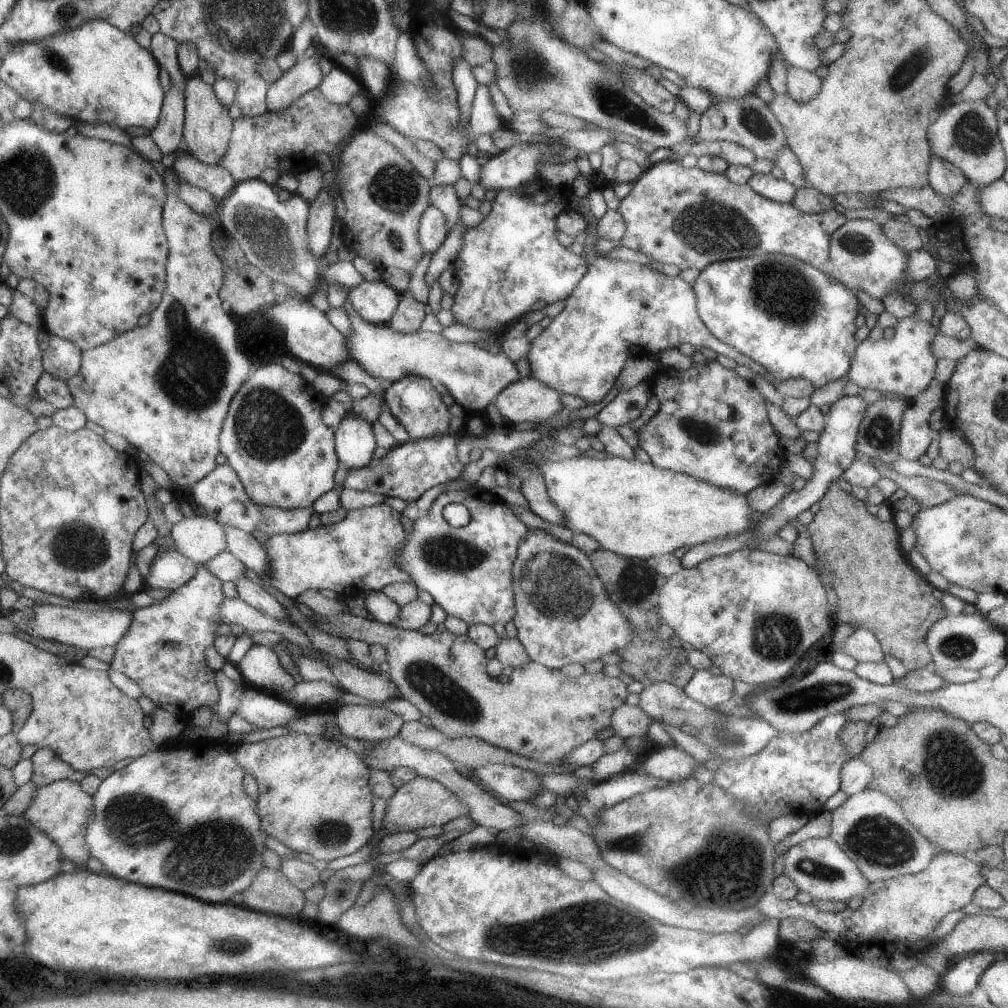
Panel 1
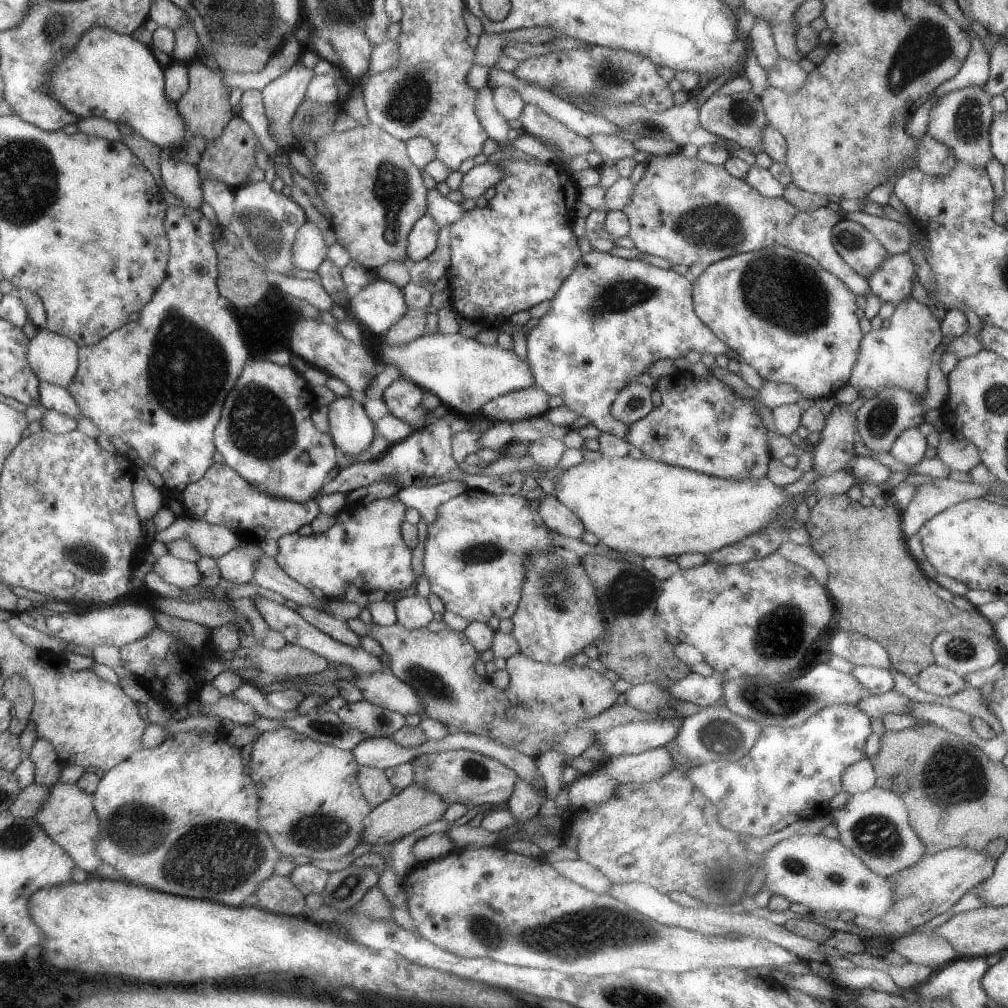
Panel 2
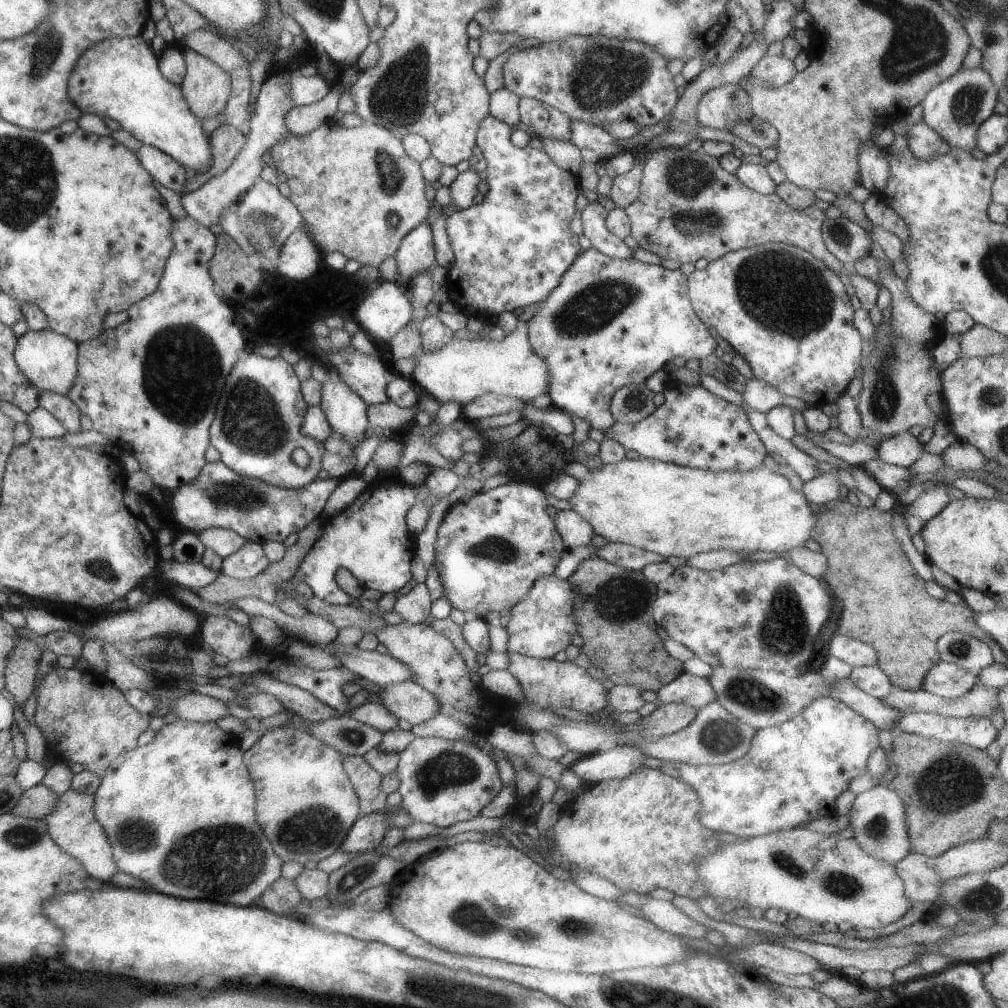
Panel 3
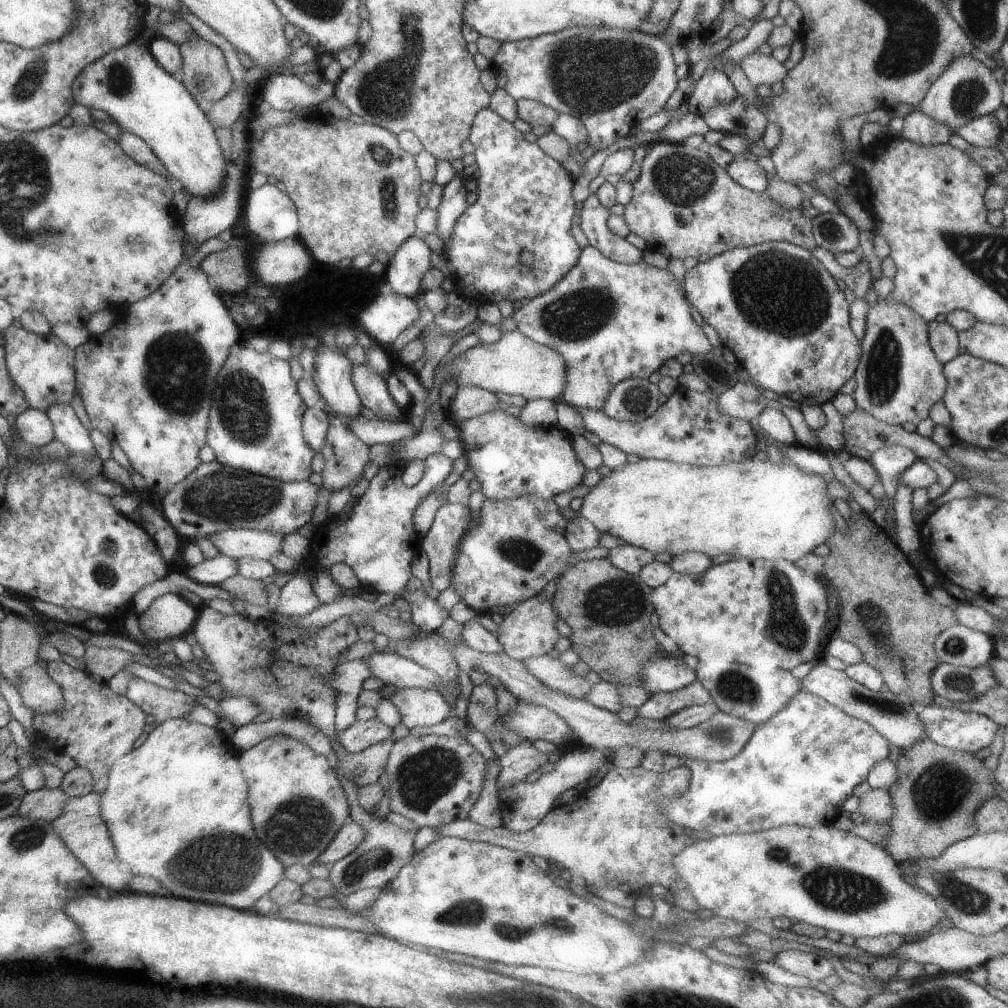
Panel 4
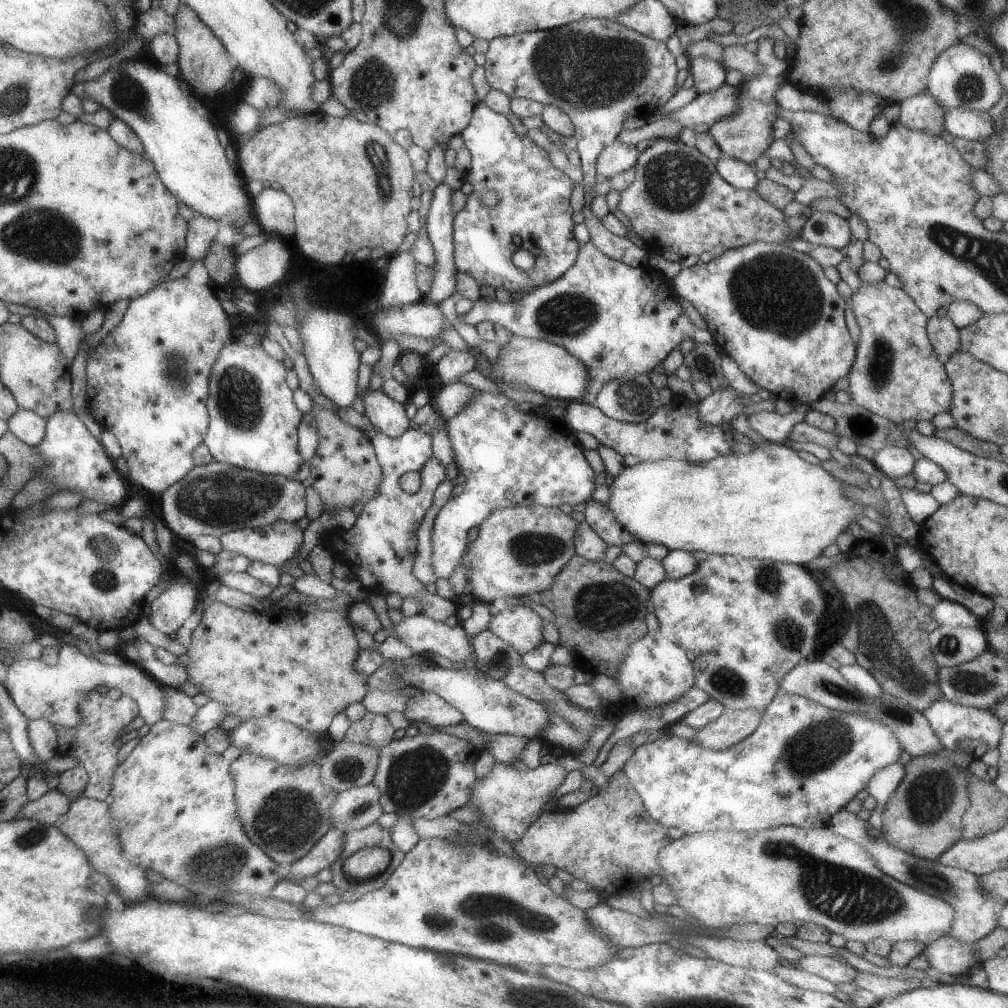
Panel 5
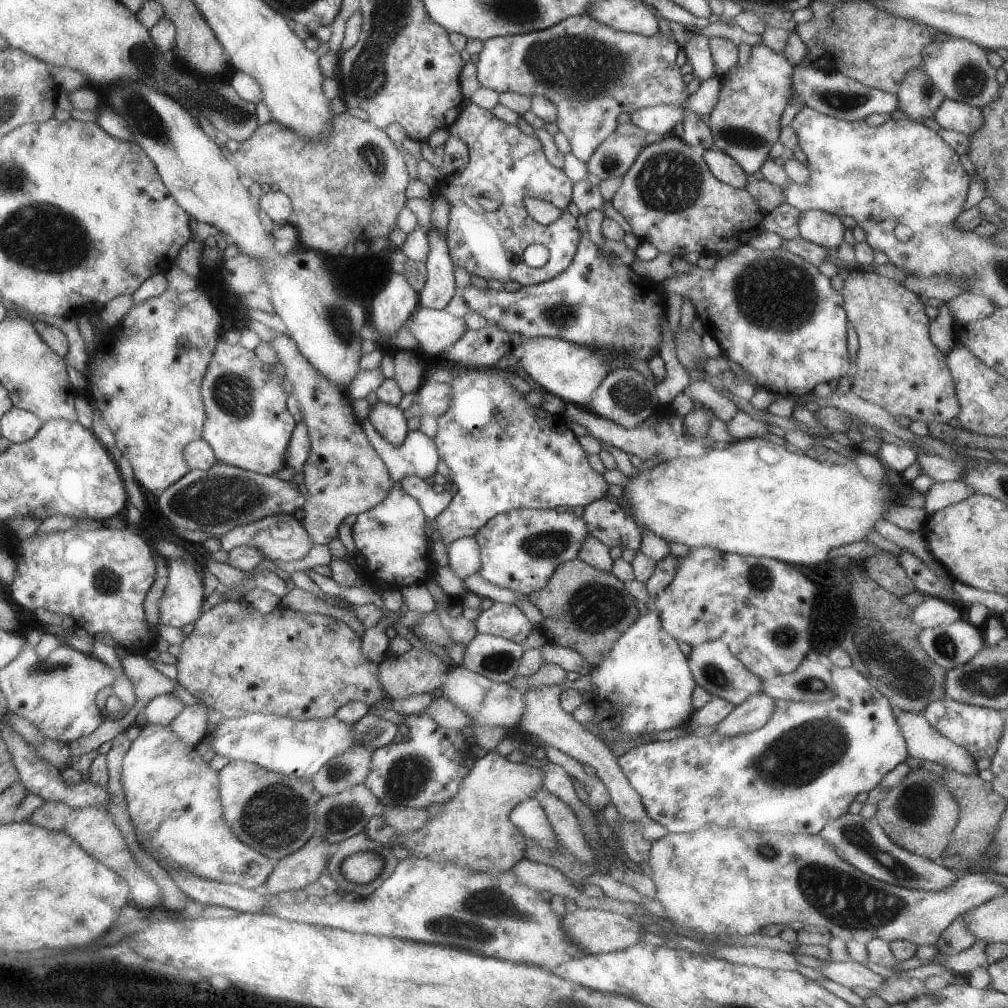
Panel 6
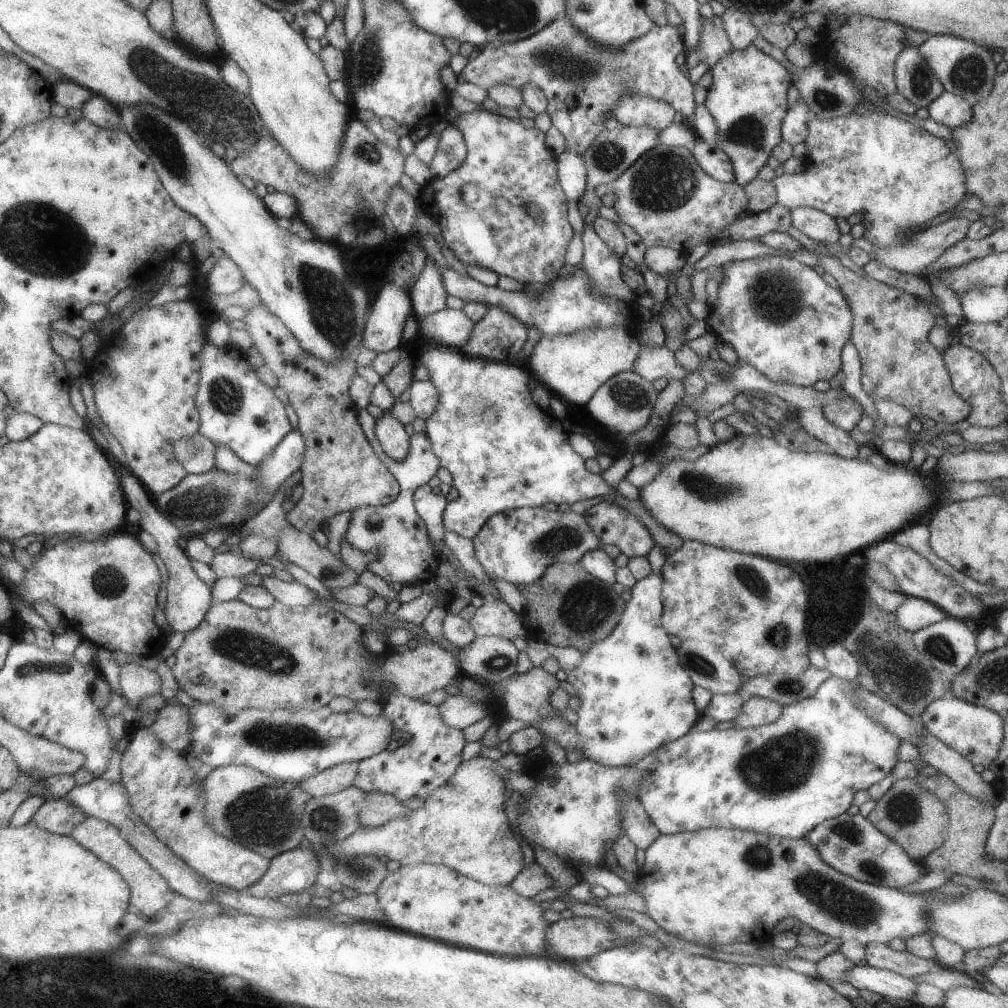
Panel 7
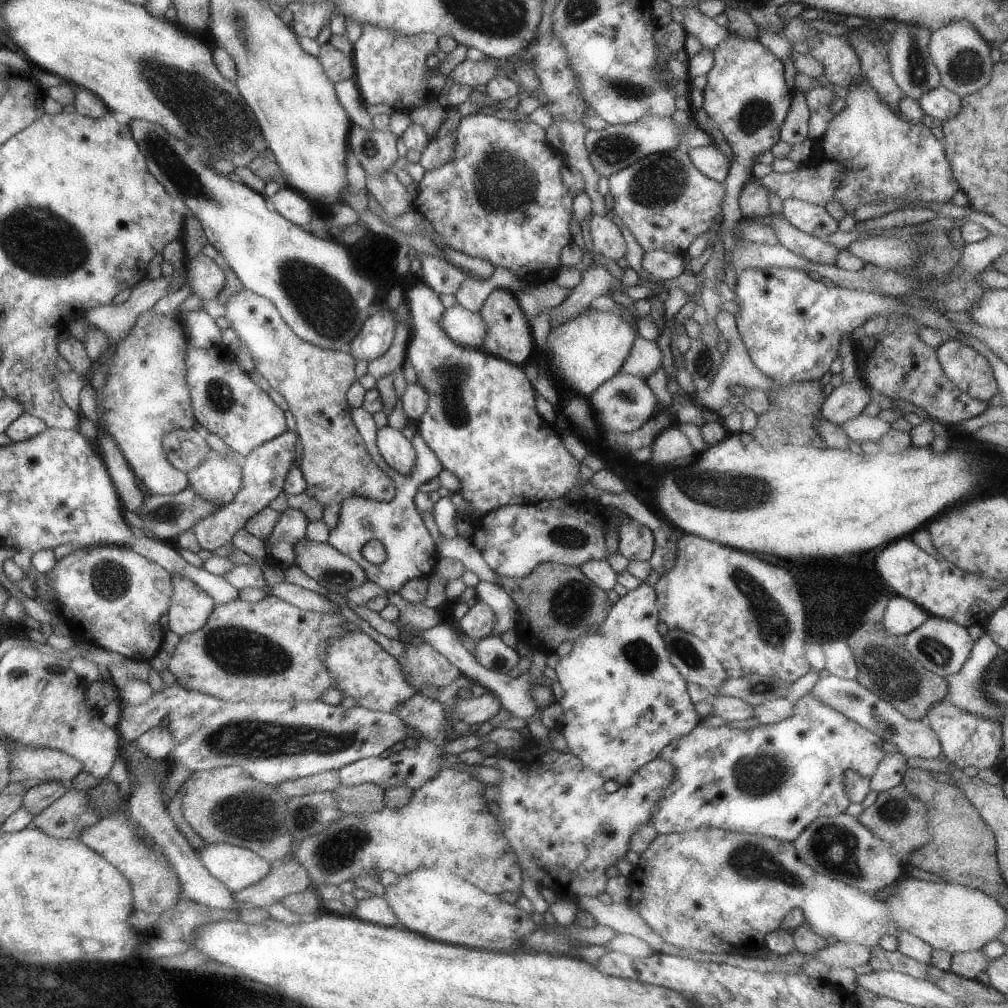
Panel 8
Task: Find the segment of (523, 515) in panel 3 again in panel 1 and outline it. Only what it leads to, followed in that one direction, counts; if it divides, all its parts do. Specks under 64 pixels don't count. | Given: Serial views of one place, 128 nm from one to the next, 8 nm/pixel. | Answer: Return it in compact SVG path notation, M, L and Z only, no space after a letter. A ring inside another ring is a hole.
M475 485L471 488L446 491L433 498L428 510L421 511L413 522L412 532L407 534L405 543L397 552L395 562L411 577L418 590L429 592L448 615L460 618L468 625L480 623L491 627L494 624L506 625L513 620L517 611L512 567L517 557L518 544L529 535L529 530L524 521L501 499L499 492L482 490ZM450 503L460 503L468 508L471 519L467 525L454 528L446 522L442 510Z

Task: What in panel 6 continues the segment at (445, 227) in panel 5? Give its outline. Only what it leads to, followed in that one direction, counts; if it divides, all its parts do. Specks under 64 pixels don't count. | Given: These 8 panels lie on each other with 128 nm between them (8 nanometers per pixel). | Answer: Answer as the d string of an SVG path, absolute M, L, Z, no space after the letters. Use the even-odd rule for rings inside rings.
M432 227L429 236L429 255L426 283L419 294L419 304L429 309L444 309L457 294L454 282L454 263L451 259L447 235Z

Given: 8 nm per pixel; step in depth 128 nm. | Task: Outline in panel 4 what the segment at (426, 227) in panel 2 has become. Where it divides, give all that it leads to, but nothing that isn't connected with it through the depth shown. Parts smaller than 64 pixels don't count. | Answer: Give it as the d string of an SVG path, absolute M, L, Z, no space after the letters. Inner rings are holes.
M416 233L407 238L393 254L392 260L385 268L388 290L410 298L423 292L420 281L433 266L433 251L422 237Z

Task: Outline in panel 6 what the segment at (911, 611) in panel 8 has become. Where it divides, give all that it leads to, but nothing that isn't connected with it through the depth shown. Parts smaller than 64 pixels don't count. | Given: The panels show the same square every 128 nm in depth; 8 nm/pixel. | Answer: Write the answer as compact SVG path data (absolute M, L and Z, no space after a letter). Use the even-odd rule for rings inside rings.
M927 596L926 600L913 610L910 618L923 629L927 629L960 621L965 618L963 611L960 606L946 599Z

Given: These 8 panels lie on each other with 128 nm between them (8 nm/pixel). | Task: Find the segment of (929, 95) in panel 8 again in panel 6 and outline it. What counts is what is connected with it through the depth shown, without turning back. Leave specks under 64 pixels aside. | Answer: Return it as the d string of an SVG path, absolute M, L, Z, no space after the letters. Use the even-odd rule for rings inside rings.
M946 99L936 110L935 120L943 129L970 136L980 130L985 118L981 108Z

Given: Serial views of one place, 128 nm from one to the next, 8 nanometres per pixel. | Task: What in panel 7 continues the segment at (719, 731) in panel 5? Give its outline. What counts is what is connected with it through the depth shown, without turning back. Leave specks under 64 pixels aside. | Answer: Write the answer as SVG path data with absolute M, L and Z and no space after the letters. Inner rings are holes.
M744 696L744 704L734 719L737 729L749 729L772 724L782 714L783 705L761 696Z

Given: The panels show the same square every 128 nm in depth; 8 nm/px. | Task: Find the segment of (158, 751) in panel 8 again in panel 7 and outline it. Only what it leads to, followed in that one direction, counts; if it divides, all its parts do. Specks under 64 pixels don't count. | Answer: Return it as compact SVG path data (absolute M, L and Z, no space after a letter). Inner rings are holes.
M177 702L165 705L159 710L156 722L150 727L161 740L172 750L185 753L191 744L191 714L189 707Z

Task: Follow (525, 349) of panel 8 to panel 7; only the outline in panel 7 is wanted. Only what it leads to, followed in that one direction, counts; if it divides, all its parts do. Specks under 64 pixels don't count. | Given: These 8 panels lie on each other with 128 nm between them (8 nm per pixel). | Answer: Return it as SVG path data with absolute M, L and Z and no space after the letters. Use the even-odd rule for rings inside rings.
M488 308L460 350L471 357L508 363L520 354L526 344L528 328L501 308Z

